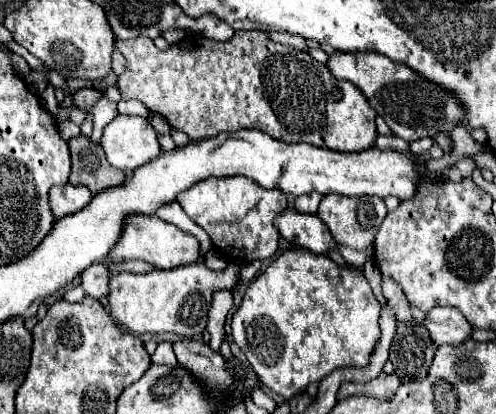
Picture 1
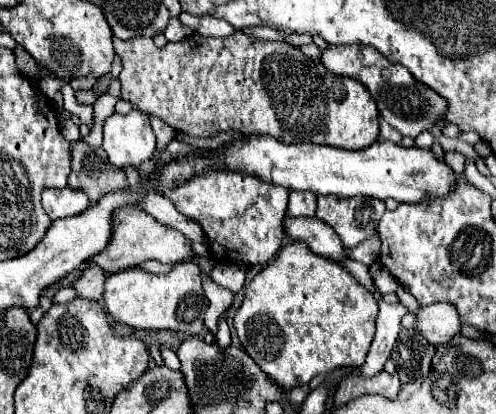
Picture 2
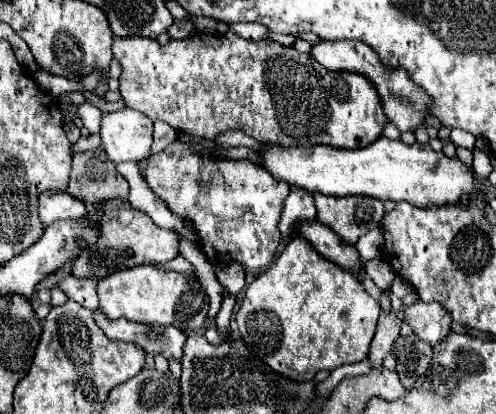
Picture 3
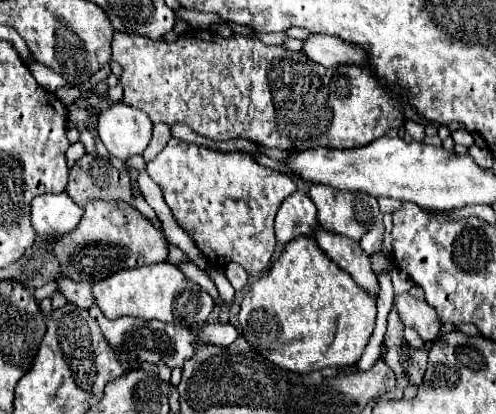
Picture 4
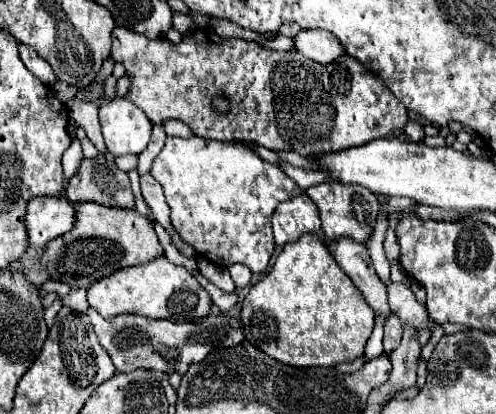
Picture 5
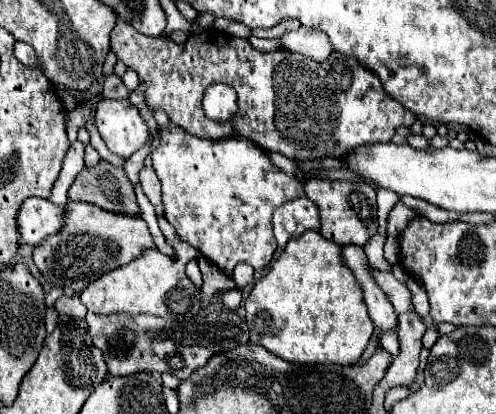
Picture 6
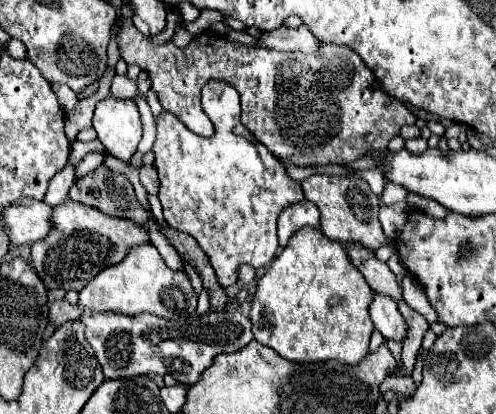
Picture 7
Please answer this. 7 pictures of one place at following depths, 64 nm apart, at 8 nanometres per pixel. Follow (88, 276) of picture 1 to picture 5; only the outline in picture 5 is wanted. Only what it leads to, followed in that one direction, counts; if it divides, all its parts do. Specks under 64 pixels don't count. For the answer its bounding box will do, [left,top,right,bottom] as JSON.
[62,288,88,312]

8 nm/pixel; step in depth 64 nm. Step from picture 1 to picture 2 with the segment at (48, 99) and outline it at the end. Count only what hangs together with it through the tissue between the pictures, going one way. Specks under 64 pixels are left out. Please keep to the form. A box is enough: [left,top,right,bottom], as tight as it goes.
[40,76,60,100]

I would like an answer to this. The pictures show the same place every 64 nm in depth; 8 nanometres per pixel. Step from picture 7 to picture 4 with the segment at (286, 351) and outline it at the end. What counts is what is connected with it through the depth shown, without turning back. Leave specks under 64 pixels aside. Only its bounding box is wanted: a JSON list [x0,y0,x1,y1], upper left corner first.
[238,236,376,374]

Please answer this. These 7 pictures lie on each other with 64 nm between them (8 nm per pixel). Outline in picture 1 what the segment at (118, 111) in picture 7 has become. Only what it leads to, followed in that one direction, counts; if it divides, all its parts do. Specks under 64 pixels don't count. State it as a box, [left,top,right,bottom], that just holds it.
[100,114,162,174]

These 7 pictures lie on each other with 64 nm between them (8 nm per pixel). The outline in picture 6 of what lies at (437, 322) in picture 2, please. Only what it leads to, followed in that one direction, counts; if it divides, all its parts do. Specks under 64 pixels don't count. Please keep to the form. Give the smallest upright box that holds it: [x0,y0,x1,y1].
[374,270,414,314]

